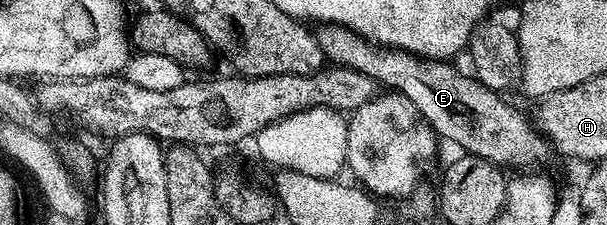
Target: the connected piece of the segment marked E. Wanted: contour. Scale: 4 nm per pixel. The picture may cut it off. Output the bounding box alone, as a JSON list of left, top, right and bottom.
[315,24,550,172]

